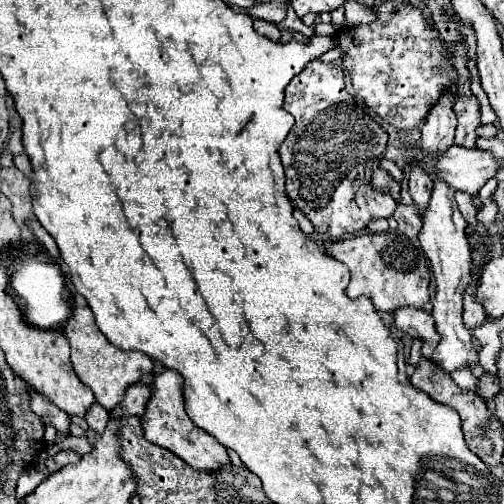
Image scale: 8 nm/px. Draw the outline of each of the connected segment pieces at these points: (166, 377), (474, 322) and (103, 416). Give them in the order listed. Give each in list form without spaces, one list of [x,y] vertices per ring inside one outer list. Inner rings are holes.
[[[165,370],[163,374],[155,374],[153,394],[147,402],[147,410],[141,418],[145,428],[145,438],[153,444],[159,444],[171,452],[175,452],[181,460],[191,464],[195,470],[221,470],[231,468],[231,460],[227,448],[221,446],[211,434],[193,424],[193,420],[185,412],[185,396],[183,396],[183,378],[175,370]]]
[[[475,278],[471,280],[471,284],[469,284],[469,288],[465,290],[465,296],[463,296],[463,324],[469,330],[477,328],[485,320],[483,306],[479,306],[475,302],[475,298],[471,298],[471,286],[475,286]]]
[[[97,402],[91,406],[91,410],[87,412],[87,424],[95,430],[95,432],[103,432],[105,430],[105,426],[107,426],[107,422],[109,422],[109,414],[107,414],[107,410],[103,410],[103,406],[99,406]]]

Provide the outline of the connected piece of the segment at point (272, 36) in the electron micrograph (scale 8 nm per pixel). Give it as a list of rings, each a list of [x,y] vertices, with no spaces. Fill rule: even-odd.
[[[255,20],[255,30],[261,36],[267,36],[269,40],[279,40],[279,36],[281,36],[279,28],[273,22],[265,22],[265,20]]]

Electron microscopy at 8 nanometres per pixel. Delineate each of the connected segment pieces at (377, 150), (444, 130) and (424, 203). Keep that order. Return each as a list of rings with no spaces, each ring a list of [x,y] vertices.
[[[319,60],[309,62],[301,74],[297,74],[285,88],[285,104],[289,114],[295,118],[295,126],[287,134],[279,148],[279,156],[287,178],[287,196],[291,202],[311,220],[315,232],[327,234],[333,240],[353,236],[373,220],[389,218],[395,212],[395,200],[389,194],[373,192],[369,186],[371,170],[377,166],[379,156],[383,156],[387,134],[369,116],[369,112],[355,102],[355,98],[345,90],[345,74],[337,64],[325,64]]]
[[[445,90],[439,98],[439,102],[431,108],[431,114],[427,116],[423,128],[421,128],[421,146],[431,152],[443,152],[447,150],[455,140],[455,128],[457,128],[457,116],[453,112],[453,104],[457,102],[459,92]]]
[[[413,170],[409,176],[409,194],[411,194],[413,204],[417,206],[421,218],[425,216],[425,212],[429,208],[431,190],[433,190],[433,180],[427,178],[427,174],[423,174],[423,170]]]

